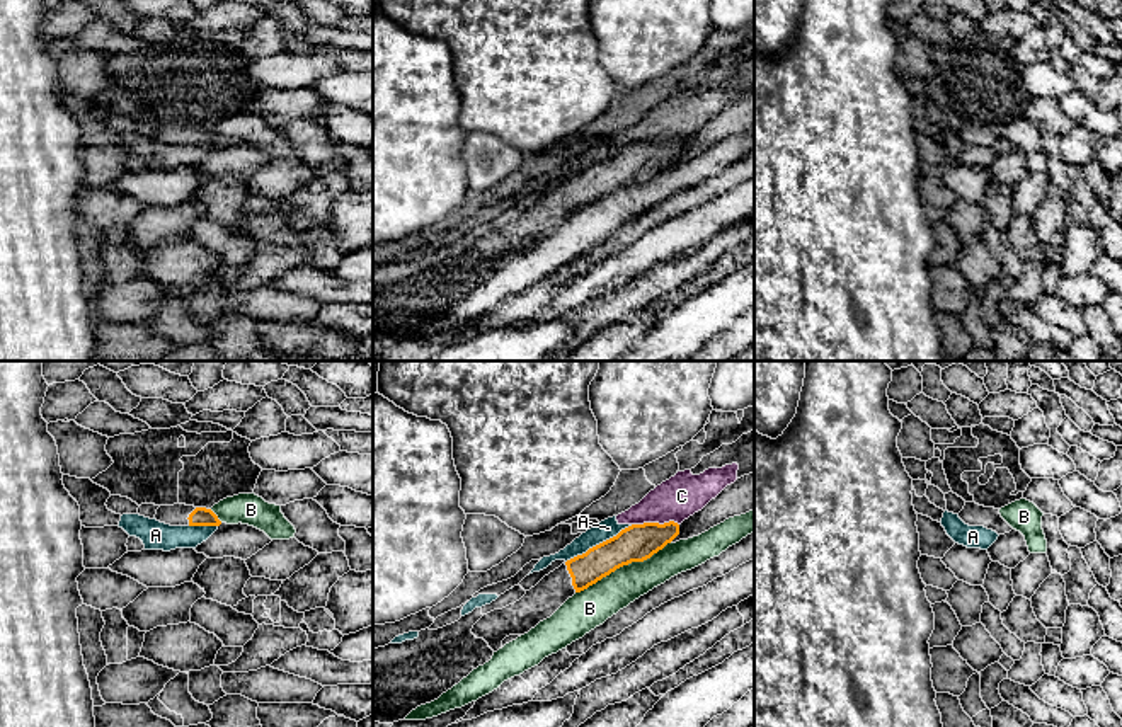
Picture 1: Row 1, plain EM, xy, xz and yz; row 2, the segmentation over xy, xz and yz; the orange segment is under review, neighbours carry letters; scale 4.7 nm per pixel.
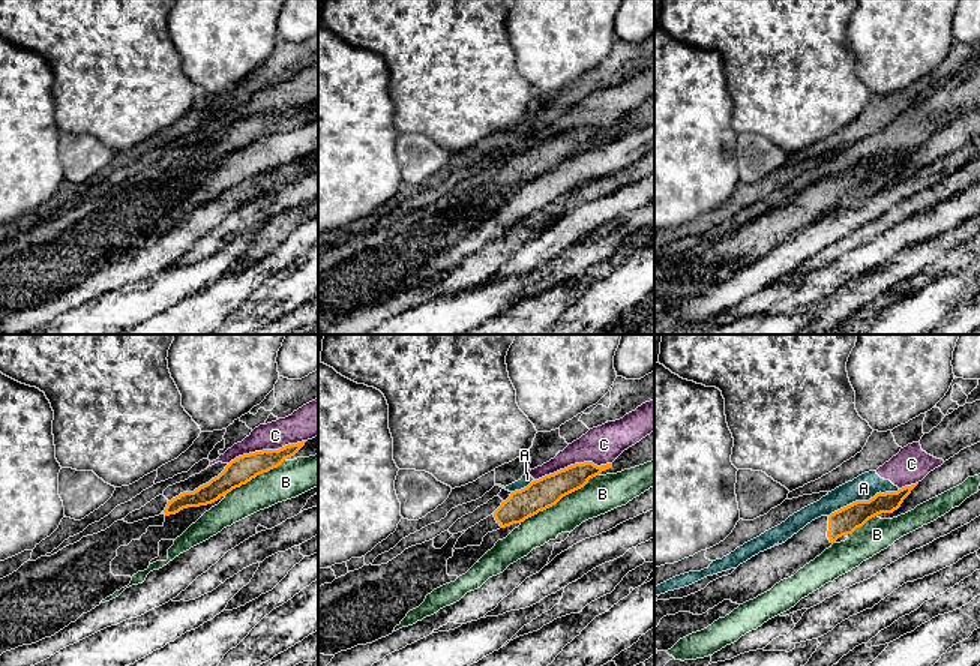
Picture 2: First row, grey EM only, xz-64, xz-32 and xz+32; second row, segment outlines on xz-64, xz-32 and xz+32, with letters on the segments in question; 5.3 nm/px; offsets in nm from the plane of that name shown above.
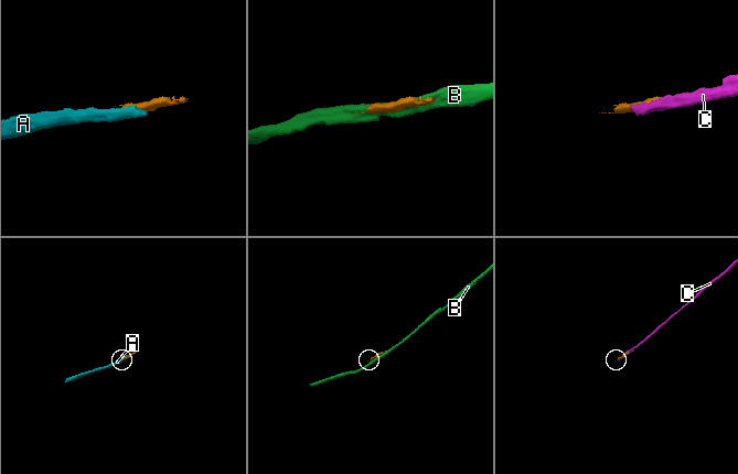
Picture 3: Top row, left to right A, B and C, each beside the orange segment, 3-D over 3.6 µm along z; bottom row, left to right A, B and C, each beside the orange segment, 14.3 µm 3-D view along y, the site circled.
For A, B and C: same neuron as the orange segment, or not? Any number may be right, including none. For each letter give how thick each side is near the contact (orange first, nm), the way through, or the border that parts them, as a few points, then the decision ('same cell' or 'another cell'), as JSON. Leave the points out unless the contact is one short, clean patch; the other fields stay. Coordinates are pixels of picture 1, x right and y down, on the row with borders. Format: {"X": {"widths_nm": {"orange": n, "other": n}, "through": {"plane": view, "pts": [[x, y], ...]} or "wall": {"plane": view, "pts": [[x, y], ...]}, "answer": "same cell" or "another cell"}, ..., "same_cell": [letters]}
{"A": {"widths_nm": {"orange": 180, "other": 90}, "answer": "another cell"}, "B": {"widths_nm": {"orange": 180, "other": 180}, "answer": "another cell"}, "C": {"widths_nm": {"orange": 180, "other": 200}, "answer": "another cell"}, "same_cell": []}

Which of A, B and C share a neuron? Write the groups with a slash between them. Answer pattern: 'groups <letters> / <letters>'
groups A C / B

